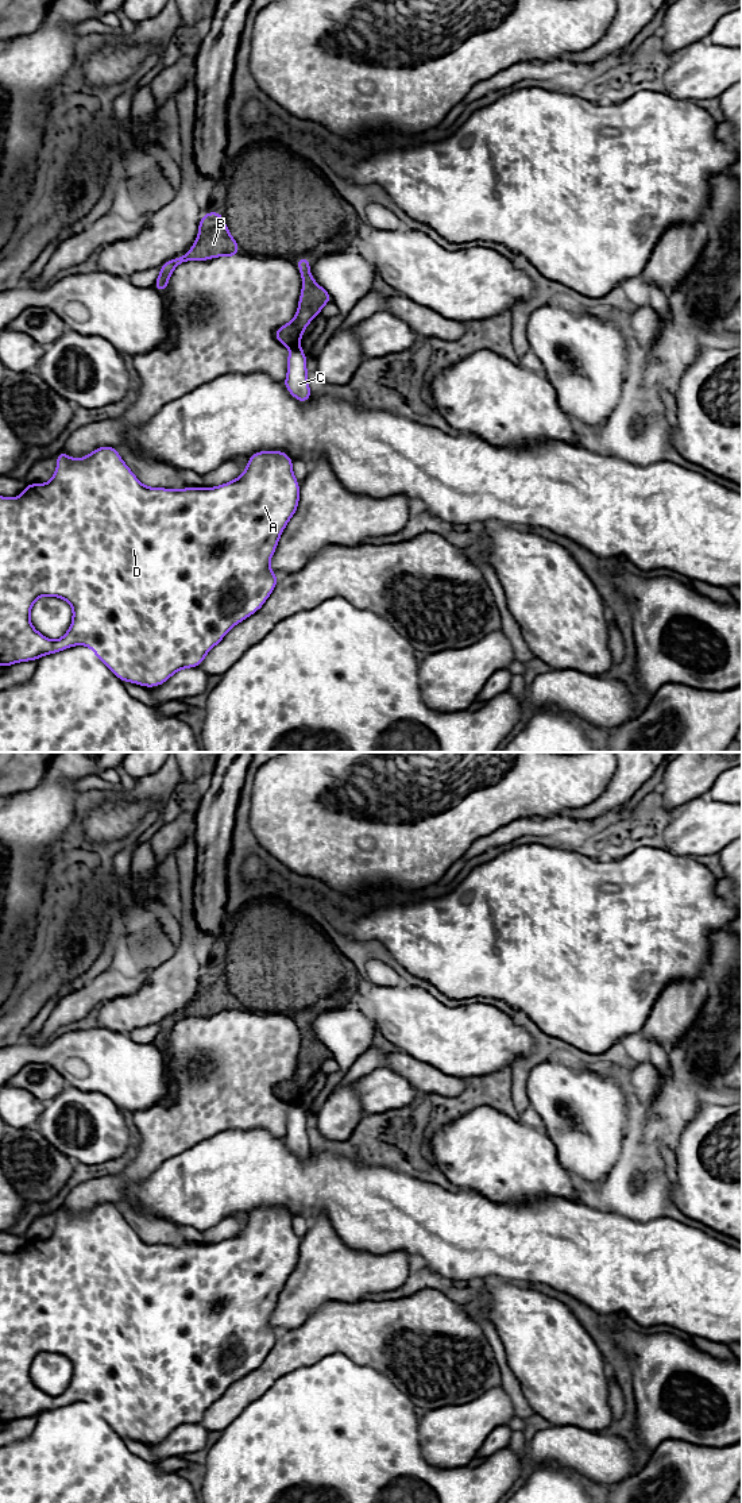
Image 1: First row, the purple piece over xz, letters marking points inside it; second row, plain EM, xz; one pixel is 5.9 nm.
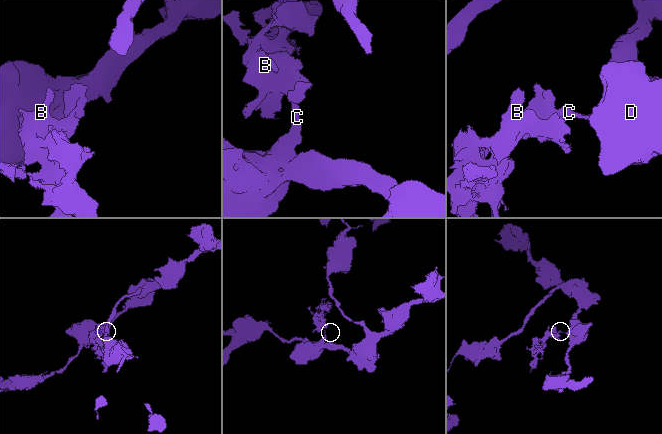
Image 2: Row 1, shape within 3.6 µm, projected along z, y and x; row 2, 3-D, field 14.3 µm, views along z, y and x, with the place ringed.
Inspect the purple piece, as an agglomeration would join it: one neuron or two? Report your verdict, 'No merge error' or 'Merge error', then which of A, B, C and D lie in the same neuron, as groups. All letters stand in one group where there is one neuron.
Merge error. Groups: A C D / B

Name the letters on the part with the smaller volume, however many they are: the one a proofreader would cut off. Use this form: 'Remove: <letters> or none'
Remove: B

